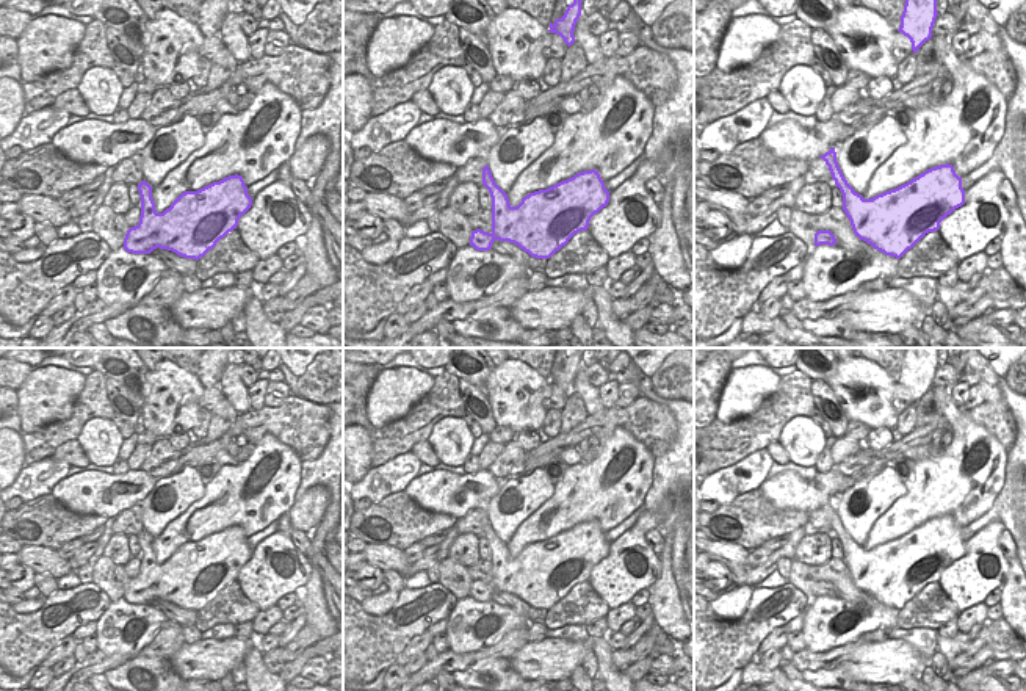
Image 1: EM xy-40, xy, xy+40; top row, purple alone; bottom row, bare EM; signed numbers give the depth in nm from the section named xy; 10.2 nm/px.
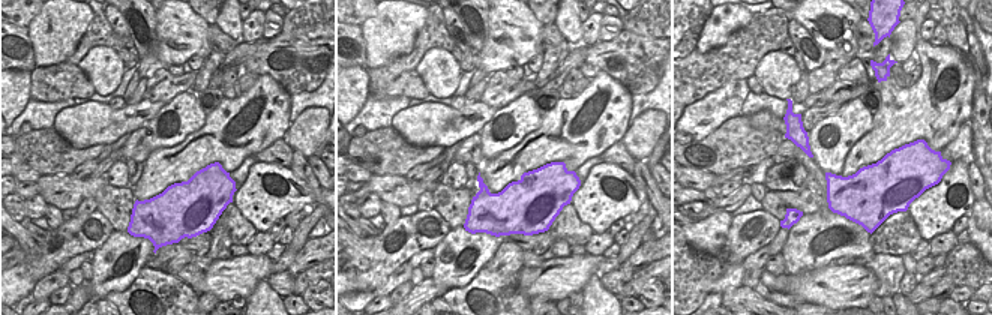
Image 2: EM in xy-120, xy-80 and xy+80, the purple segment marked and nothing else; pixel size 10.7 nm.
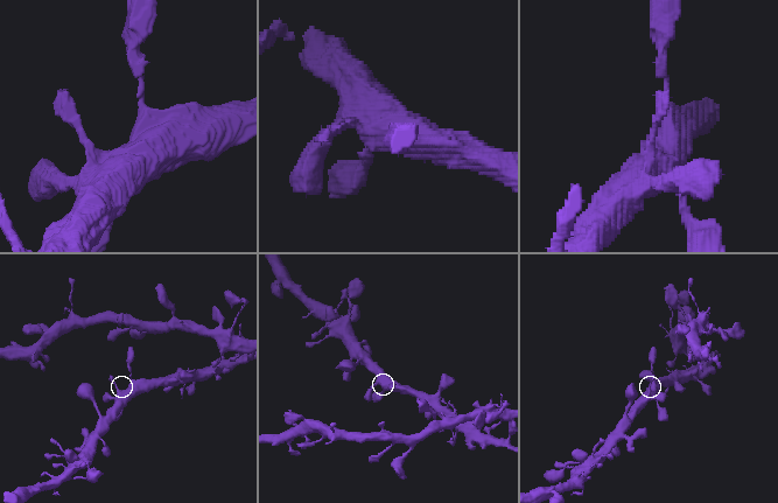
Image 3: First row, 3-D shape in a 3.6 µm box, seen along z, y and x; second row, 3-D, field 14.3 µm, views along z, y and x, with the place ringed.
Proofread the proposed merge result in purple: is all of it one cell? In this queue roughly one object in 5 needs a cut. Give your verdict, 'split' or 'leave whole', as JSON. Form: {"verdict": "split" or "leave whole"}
{"verdict": "leave whole"}

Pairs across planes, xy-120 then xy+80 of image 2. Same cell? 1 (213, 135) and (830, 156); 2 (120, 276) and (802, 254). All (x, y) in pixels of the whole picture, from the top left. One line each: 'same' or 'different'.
1: different
2: same

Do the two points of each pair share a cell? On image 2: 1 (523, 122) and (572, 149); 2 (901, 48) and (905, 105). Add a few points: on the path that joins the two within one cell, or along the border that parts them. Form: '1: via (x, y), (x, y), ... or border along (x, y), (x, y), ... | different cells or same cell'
1: border along (542, 117), (542, 123), (536, 129), (506, 149) | different cells
2: border along (917, 39), (913, 51) | different cells

